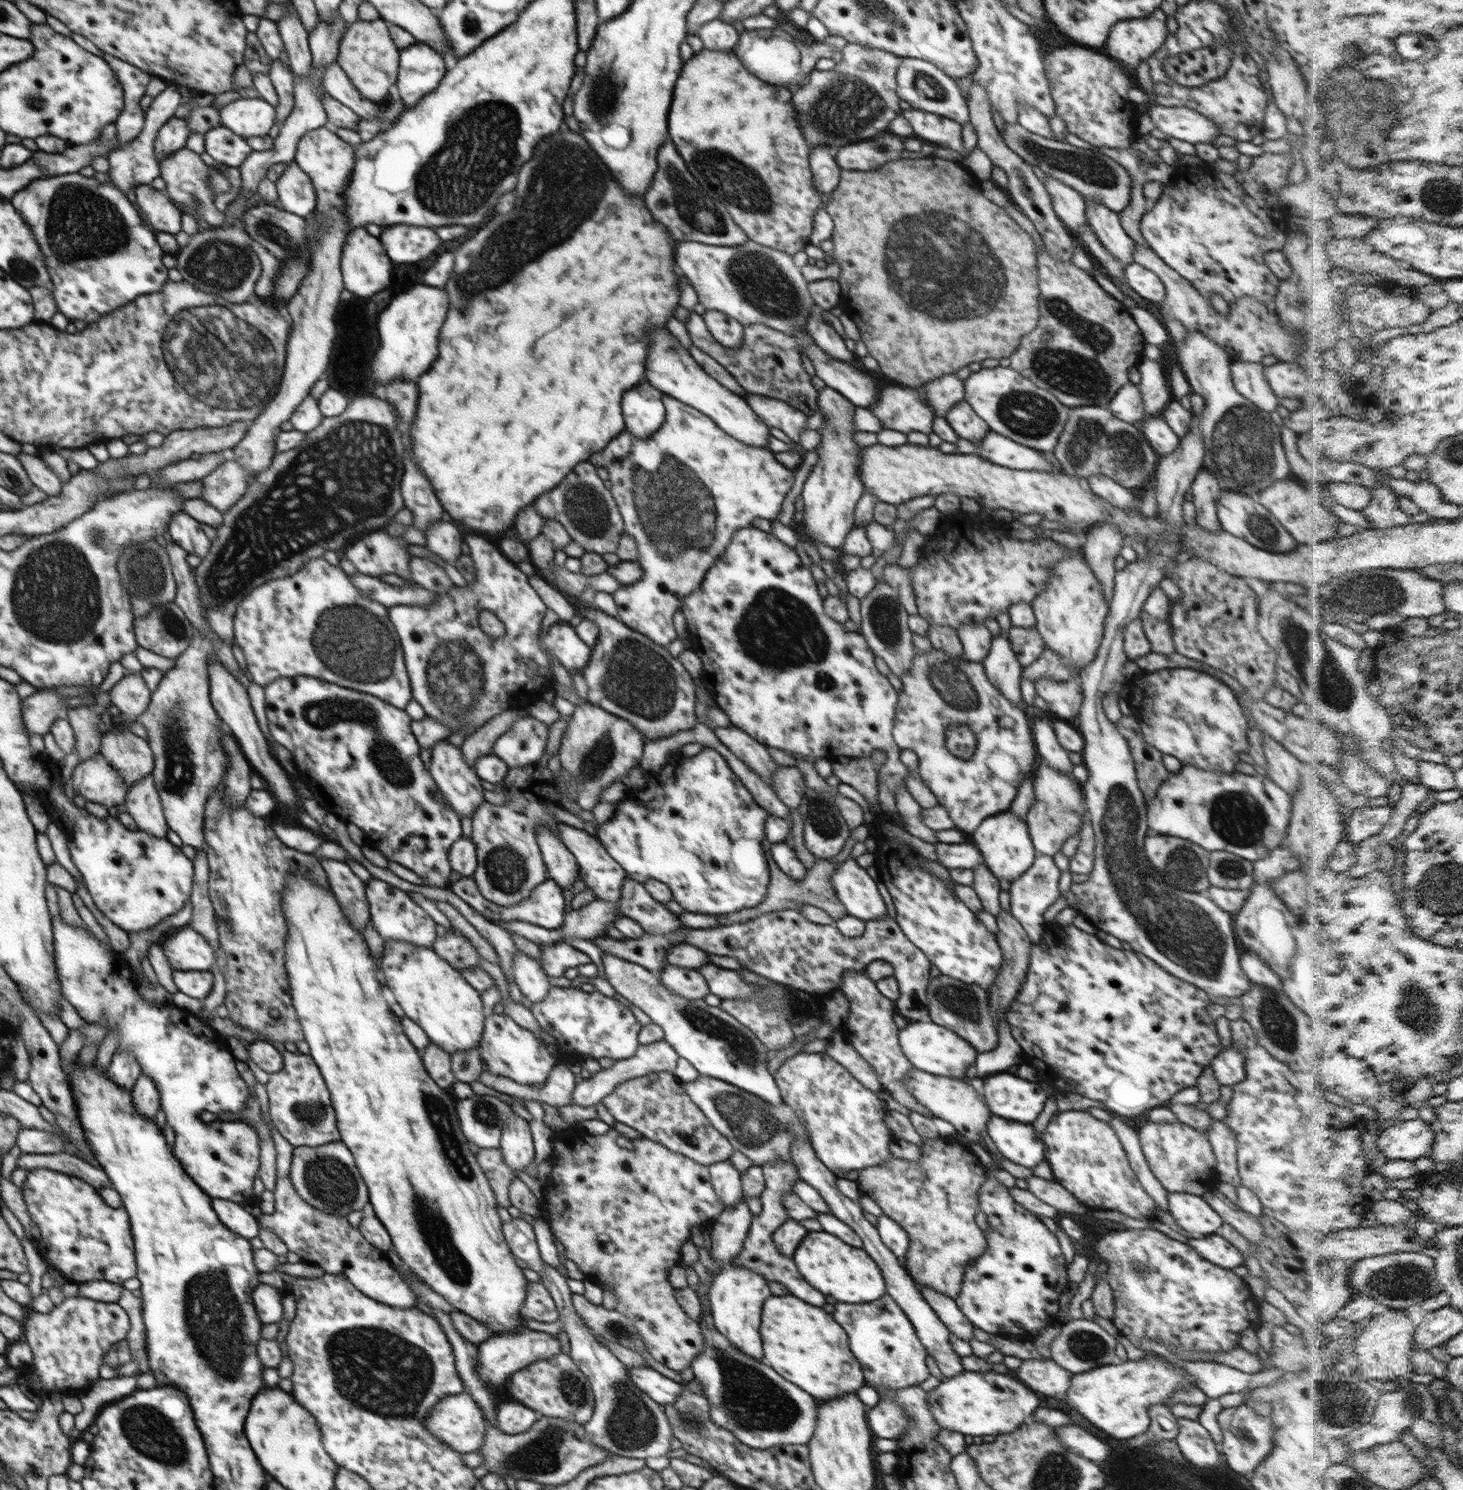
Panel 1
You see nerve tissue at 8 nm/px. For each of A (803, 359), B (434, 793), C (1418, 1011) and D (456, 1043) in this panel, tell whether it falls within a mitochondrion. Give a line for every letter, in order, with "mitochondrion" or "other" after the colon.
A: other
B: other
C: mitochondrion
D: other

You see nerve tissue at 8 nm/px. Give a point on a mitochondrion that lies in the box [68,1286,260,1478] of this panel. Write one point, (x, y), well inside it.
(151, 1434)

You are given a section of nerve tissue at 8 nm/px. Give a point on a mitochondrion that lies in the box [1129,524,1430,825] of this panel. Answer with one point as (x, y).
(1315, 663)

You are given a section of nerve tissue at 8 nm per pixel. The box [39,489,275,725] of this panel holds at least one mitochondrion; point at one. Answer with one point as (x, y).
(143, 568)

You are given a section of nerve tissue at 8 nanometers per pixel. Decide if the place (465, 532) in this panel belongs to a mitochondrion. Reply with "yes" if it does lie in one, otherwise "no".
no

